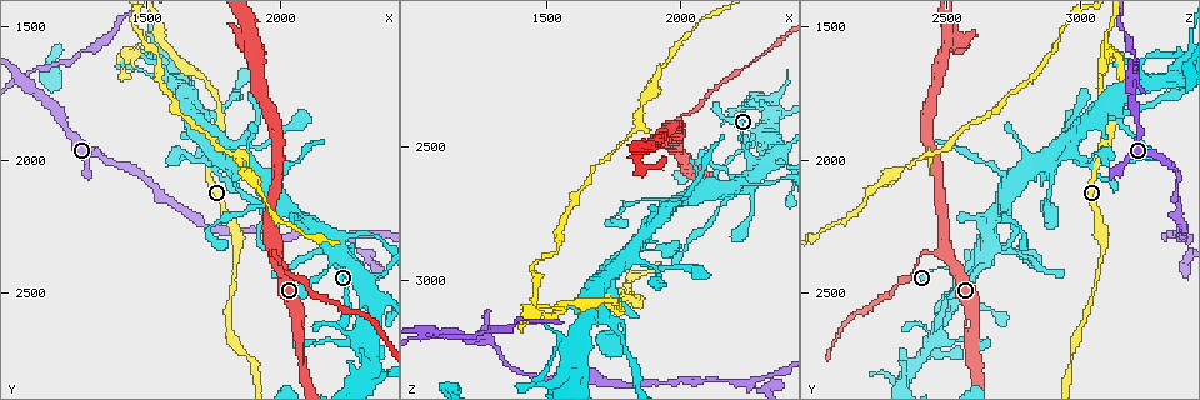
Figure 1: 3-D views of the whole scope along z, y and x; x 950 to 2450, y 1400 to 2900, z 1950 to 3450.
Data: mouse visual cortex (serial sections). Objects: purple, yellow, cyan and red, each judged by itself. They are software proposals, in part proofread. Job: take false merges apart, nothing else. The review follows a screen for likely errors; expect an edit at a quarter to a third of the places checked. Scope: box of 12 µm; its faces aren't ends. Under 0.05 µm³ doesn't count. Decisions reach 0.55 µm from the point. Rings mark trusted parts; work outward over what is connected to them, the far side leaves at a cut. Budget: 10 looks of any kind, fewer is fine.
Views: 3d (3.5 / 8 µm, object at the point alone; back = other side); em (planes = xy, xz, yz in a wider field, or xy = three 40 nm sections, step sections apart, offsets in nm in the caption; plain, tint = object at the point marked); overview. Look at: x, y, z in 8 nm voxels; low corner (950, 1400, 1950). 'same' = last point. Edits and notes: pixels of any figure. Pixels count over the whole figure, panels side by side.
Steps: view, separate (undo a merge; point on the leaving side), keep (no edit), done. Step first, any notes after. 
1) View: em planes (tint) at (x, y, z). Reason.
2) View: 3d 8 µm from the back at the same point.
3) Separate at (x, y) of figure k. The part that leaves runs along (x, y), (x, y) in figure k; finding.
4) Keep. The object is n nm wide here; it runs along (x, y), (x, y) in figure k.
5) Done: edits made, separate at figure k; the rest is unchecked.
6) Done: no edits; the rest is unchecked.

View: 3d 3.5 µm at (1990, 2370, 2390). Sudden change in width.

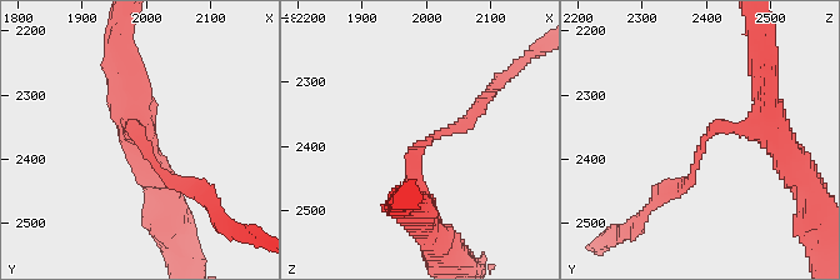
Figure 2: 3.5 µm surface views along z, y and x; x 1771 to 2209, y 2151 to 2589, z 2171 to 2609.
View: em xy step 3 (tint) at (1995, 2365, 2400). The arms are 150, 400 nm wide.

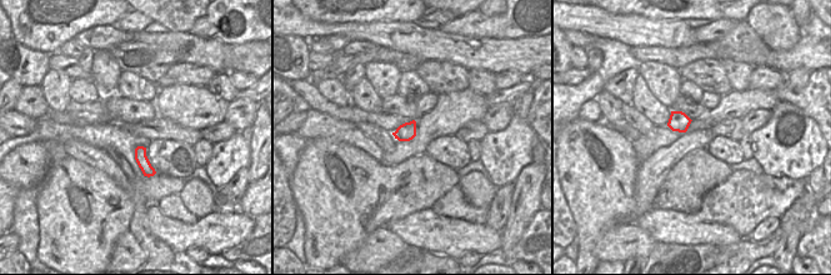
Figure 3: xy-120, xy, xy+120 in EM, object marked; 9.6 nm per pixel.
Keep. All the same cell.

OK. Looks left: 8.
View: em xy step 1 (tint) at (2240, 2300, 2640). Looks like a crossing.

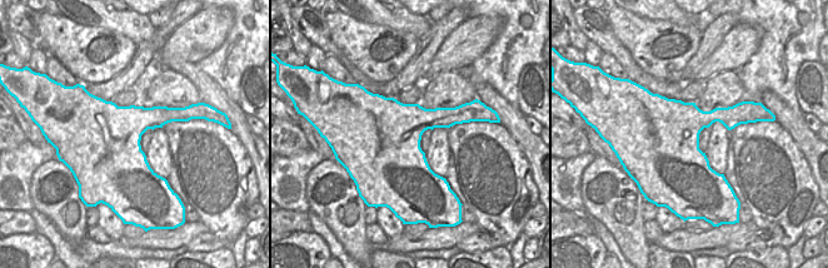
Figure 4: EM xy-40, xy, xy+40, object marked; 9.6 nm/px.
View: 3d 3.5 µm at the same point. See where the arms go.

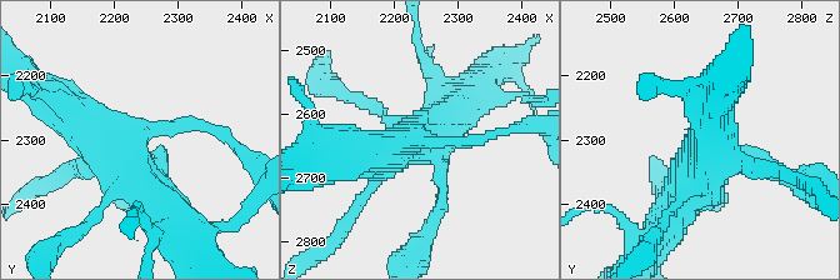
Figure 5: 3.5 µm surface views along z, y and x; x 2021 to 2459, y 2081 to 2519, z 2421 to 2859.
Keep. The object is 700 nm wide here; it runs along (176, 218), (65, 106), (56, 103) in figure 5; continuous, no second cell.

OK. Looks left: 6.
View: 3d 3.5 µm at (2370, 2780, 2370). Calibre changes.

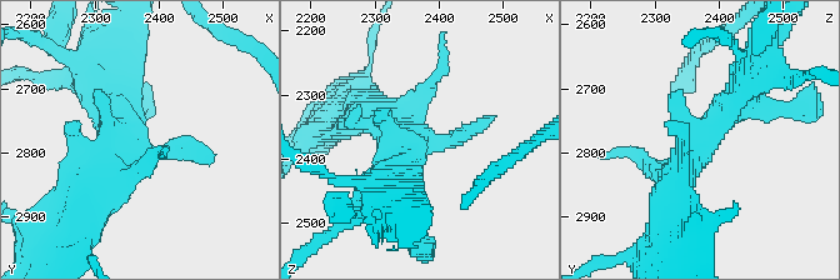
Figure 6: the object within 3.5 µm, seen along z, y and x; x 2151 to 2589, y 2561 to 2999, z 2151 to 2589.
Keep. It runs along (108, 84), (124, 138), (189, 160) in figure 6; one cell here.

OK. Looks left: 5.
View: em planes (tint) at (1910, 1570, 2500). Two arms in line, one across.

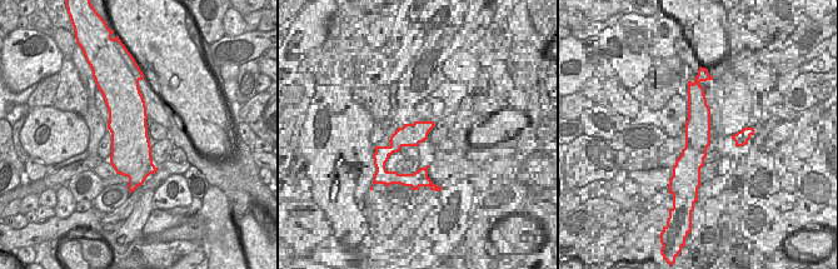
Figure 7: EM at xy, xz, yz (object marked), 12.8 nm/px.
View: 3d 3.5 µm at the same point. See where the arms go.

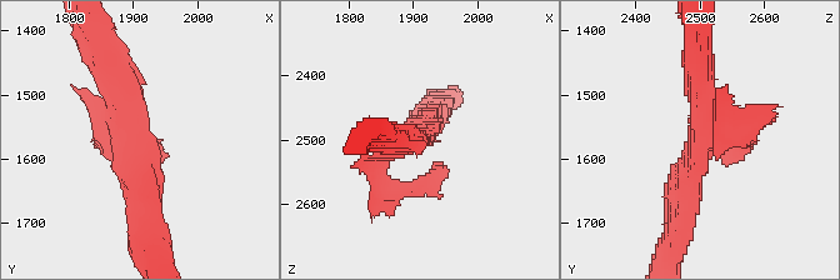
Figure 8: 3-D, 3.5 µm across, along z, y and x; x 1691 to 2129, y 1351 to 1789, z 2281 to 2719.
Separate at (439, 165) of figure 8. The part that leaves runs along (390, 158), (390, 186), (414, 189), (440, 166) in figure 8; a second cell is stuck on.

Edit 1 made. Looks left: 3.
Done: edits made, separate at figure 8; the rest is unchecked.

